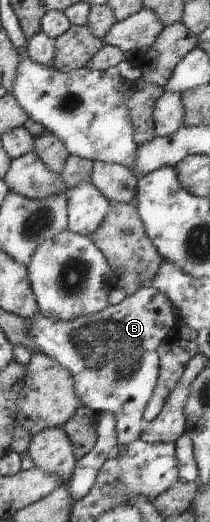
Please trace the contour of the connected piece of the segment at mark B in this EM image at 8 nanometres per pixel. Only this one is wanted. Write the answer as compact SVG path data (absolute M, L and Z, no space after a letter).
M154 287L140 288L126 296L119 304L81 318L65 322L38 312L29 318L29 334L38 349L48 357L63 365L73 377L75 392L81 405L97 412L114 415L118 447L126 448L129 443L138 440L144 430L143 411L152 395L159 376L158 346L175 326L175 313L171 301Z

